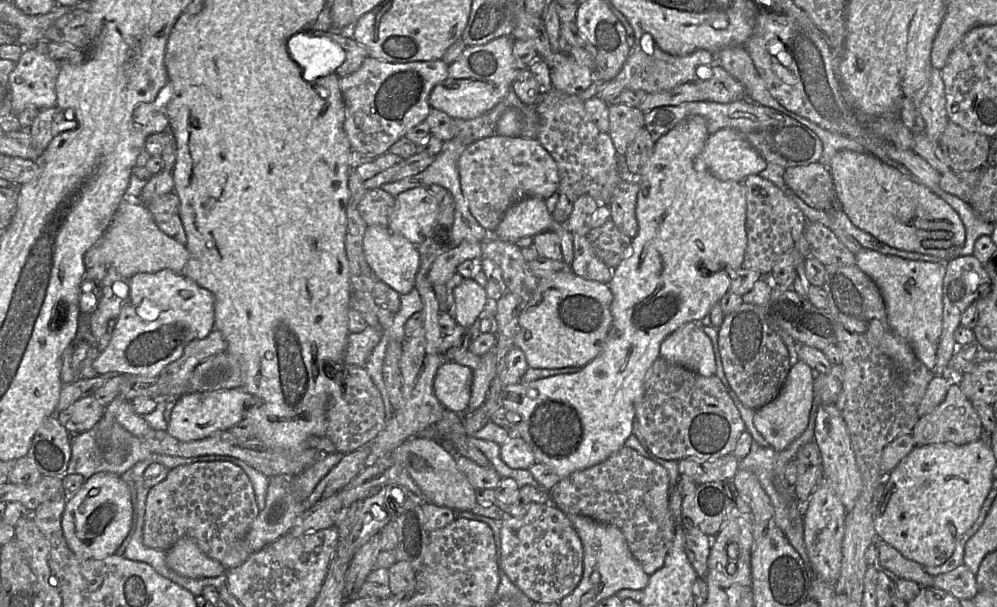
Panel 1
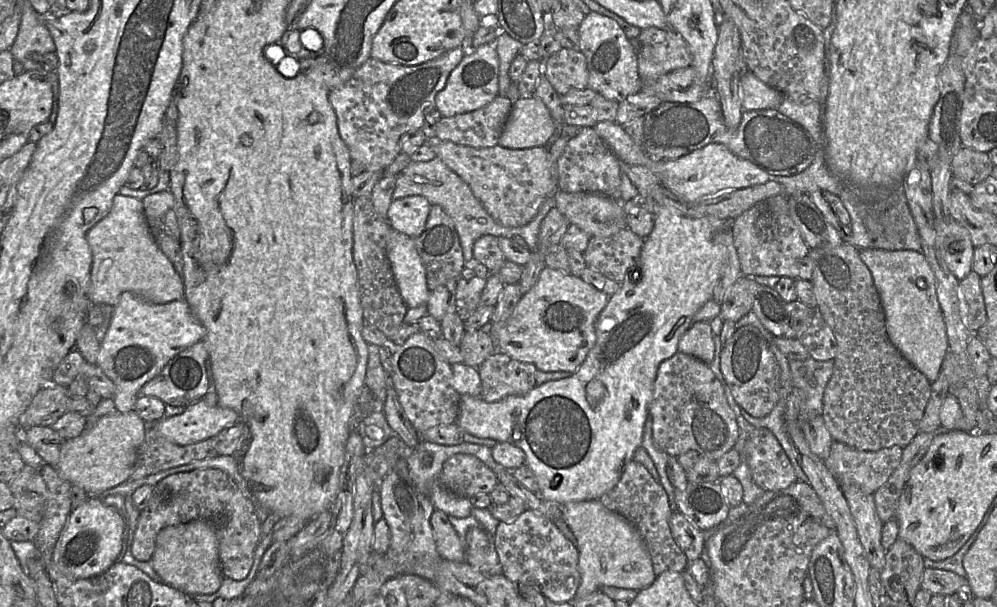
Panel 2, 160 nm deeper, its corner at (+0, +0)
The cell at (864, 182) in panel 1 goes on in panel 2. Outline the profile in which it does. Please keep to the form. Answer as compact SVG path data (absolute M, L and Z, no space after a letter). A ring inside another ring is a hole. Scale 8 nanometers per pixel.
M953 219L937 223L935 246L947 268L959 281L972 271L975 247L967 229Z

